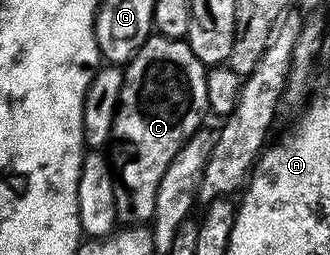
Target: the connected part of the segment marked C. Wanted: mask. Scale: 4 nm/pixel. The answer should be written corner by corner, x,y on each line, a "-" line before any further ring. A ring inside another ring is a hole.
151,36
147,38
146,43
142,45
136,52
136,56
132,56
130,62
124,66
124,84
120,90
120,100
116,108
116,116
114,117
114,136
113,141
119,142
118,155
113,155
112,162
116,181
116,208
118,209
118,217
126,224
146,224
153,219
154,209
156,208
156,190
160,188
160,179
164,177
164,172
168,168
168,164
172,164
172,160
180,148
184,148
186,141
191,138
196,131
203,129
205,118
208,118
210,105
208,104
208,84
206,83
206,72
208,67
201,62
196,56
196,52
192,52
189,41
180,38
164,38
161,36

